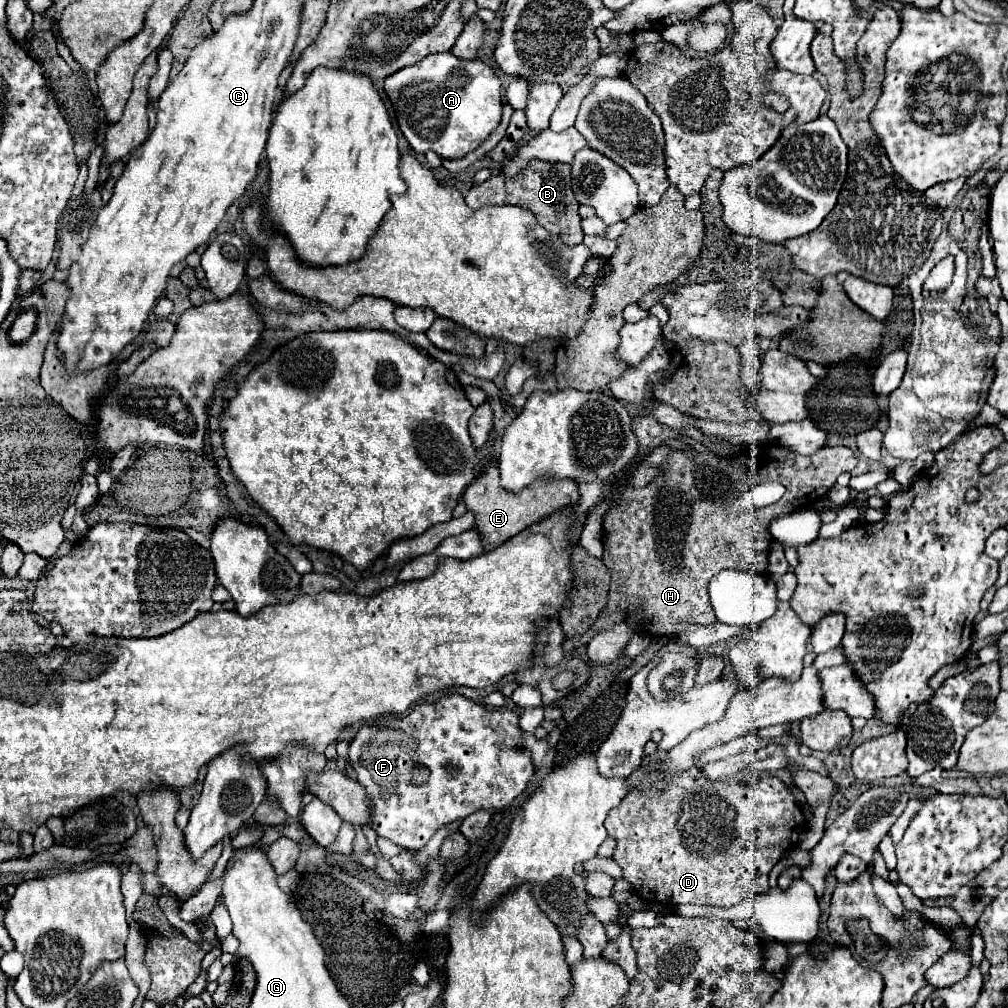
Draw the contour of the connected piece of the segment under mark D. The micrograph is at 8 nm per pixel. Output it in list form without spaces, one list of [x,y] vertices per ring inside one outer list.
[[[692,767],[688,771],[676,773],[670,777],[670,781],[664,785],[664,789],[658,789],[650,785],[648,789],[632,789],[622,803],[612,809],[606,817],[606,831],[616,841],[616,849],[612,859],[622,867],[622,879],[626,879],[644,901],[658,901],[664,905],[680,905],[680,903],[696,903],[696,905],[714,905],[714,907],[732,907],[738,905],[742,899],[752,897],[754,893],[762,893],[768,889],[768,875],[772,867],[790,851],[796,847],[800,833],[804,831],[804,815],[800,807],[790,797],[786,785],[778,777],[762,777],[758,783],[730,783],[728,779],[706,779],[704,773],[698,767]]]

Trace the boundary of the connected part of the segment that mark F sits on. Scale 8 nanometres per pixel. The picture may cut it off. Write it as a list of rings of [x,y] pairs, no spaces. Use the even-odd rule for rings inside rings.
[[[450,693],[450,697],[442,697],[436,703],[420,703],[414,705],[412,711],[408,715],[382,715],[376,717],[374,721],[366,723],[360,727],[360,731],[356,733],[354,741],[348,747],[348,761],[356,773],[356,781],[366,789],[366,795],[370,799],[370,827],[376,831],[378,837],[386,837],[390,841],[394,841],[396,845],[410,849],[410,851],[418,851],[426,845],[426,841],[444,825],[456,821],[456,819],[464,819],[470,813],[474,813],[476,809],[490,809],[490,811],[500,811],[506,805],[510,805],[528,785],[532,773],[534,773],[534,765],[530,759],[530,751],[526,751],[520,743],[520,727],[518,727],[518,713],[512,709],[498,709],[498,711],[486,711],[482,705],[474,703],[472,699],[462,697],[460,693]]]

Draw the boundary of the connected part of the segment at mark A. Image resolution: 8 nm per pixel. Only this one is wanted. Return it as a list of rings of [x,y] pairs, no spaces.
[[[434,53],[434,55],[426,57],[426,59],[422,59],[420,65],[412,65],[412,67],[406,67],[406,69],[400,69],[398,73],[394,73],[390,79],[384,81],[384,89],[386,89],[386,93],[388,93],[388,97],[390,97],[392,105],[394,105],[396,119],[398,119],[398,125],[400,125],[402,133],[406,135],[406,139],[408,139],[410,147],[414,149],[414,153],[420,153],[420,155],[424,155],[426,151],[436,151],[442,159],[462,159],[464,155],[468,155],[470,151],[480,147],[488,139],[488,135],[500,125],[500,117],[502,117],[502,83],[496,77],[494,69],[490,65],[478,61],[478,59],[468,61],[468,59],[458,59],[452,53]]]

